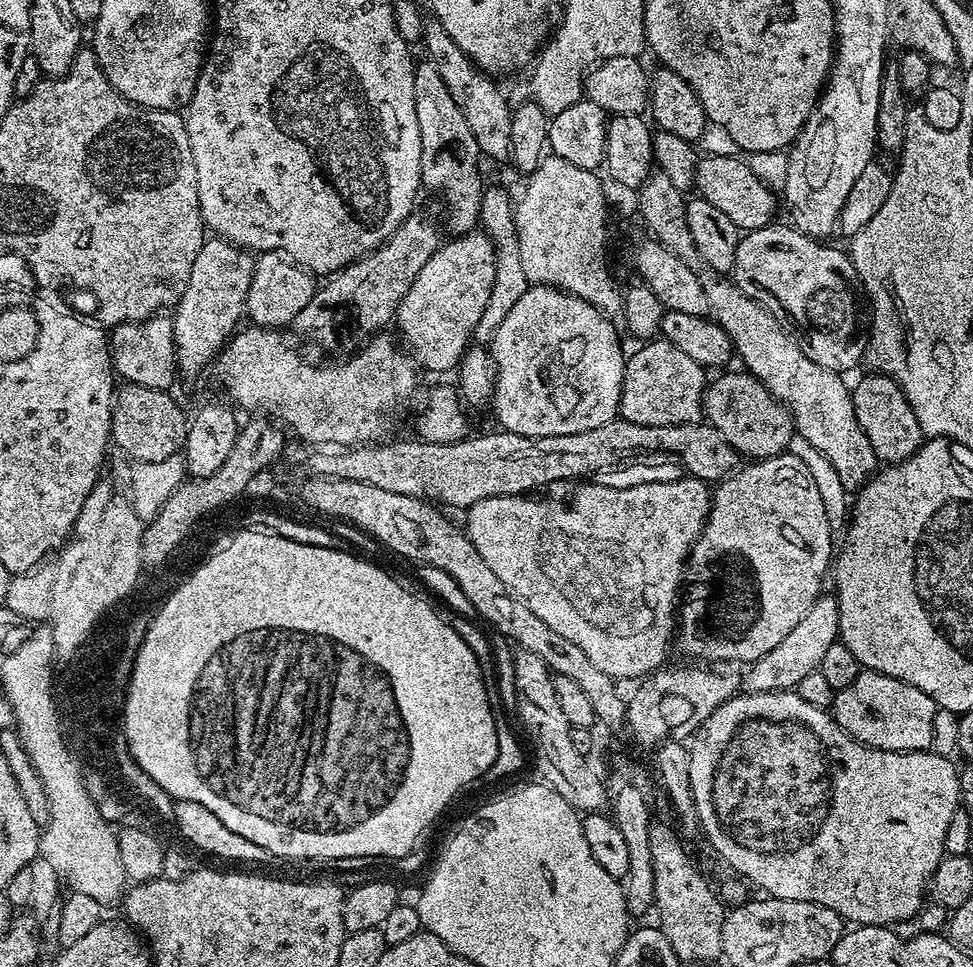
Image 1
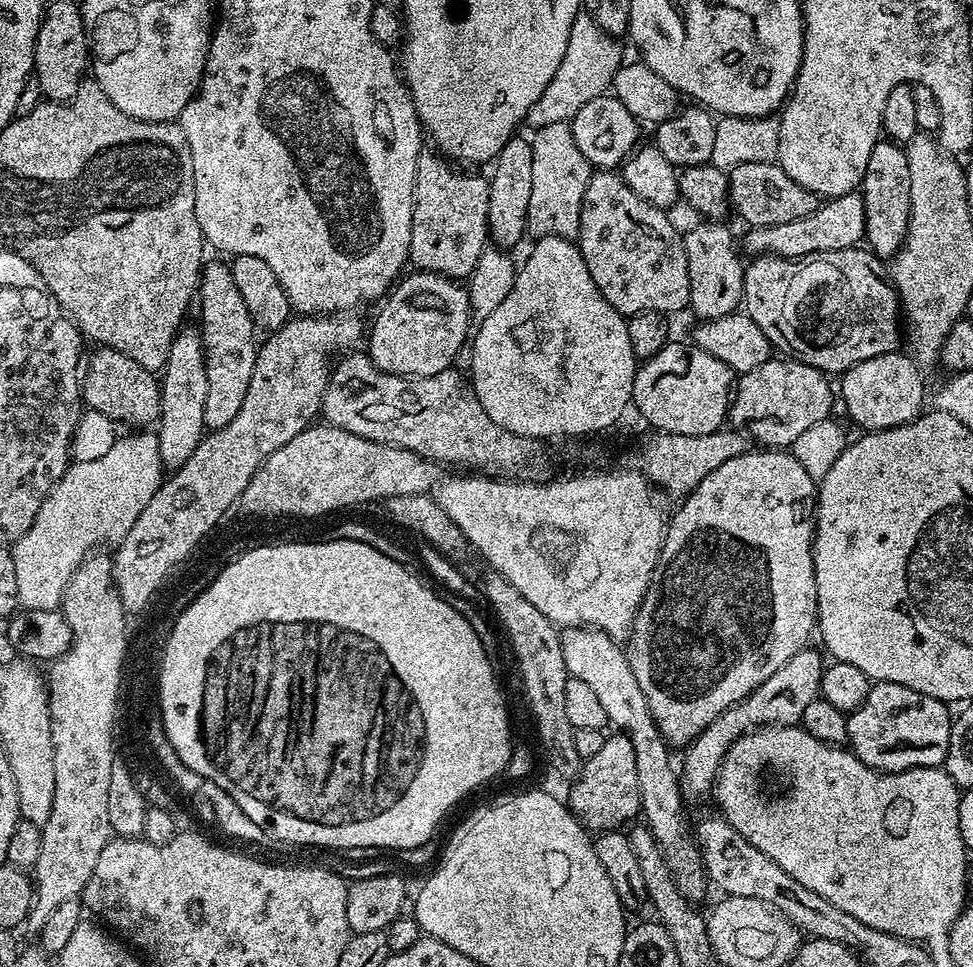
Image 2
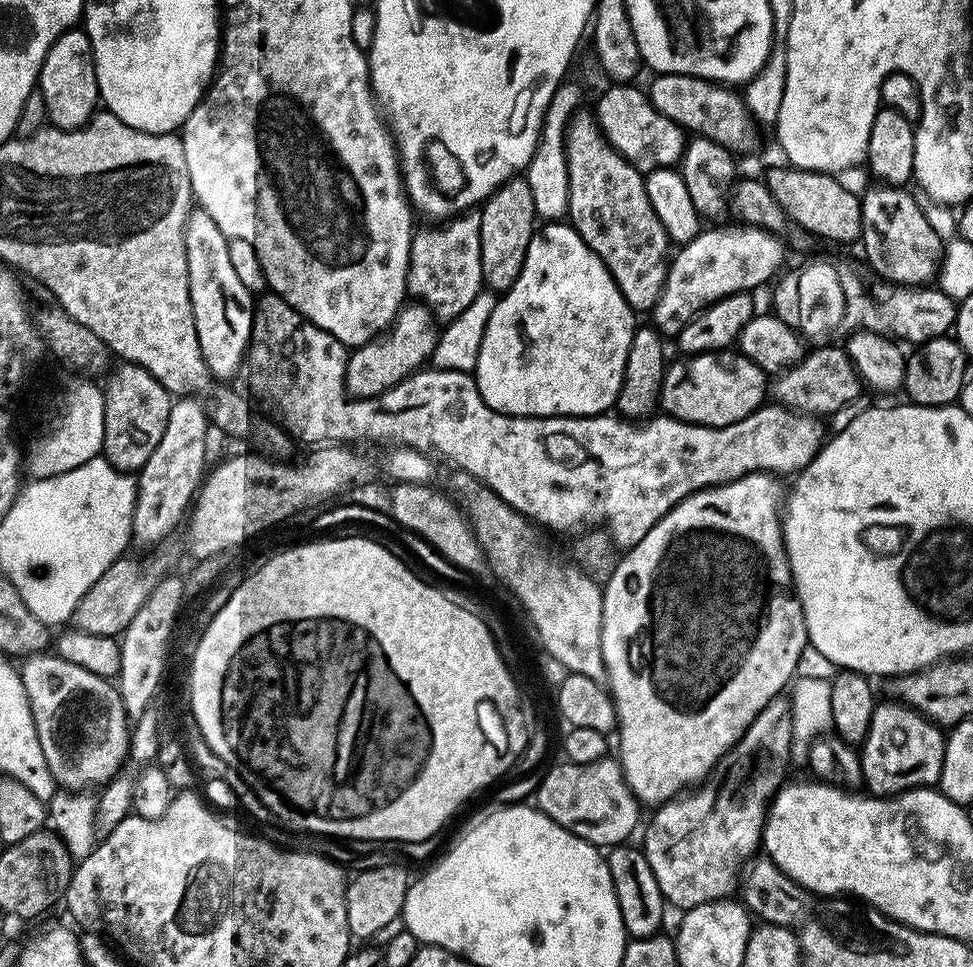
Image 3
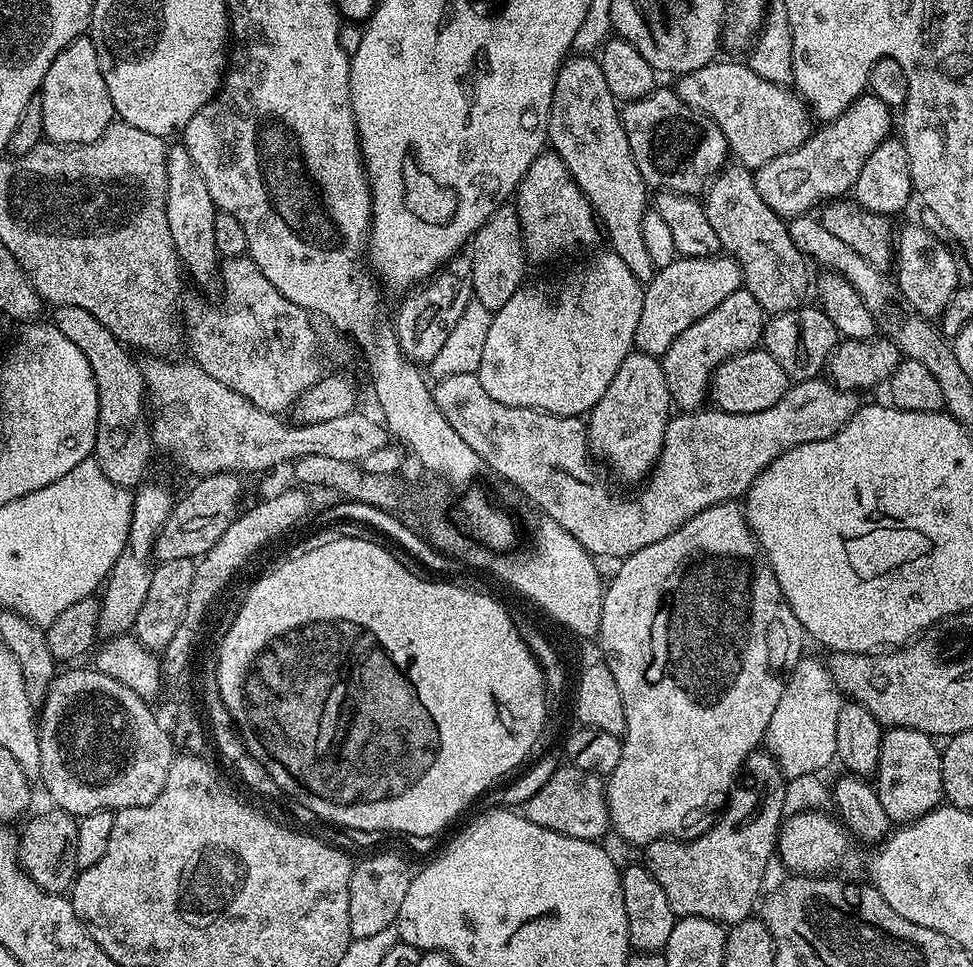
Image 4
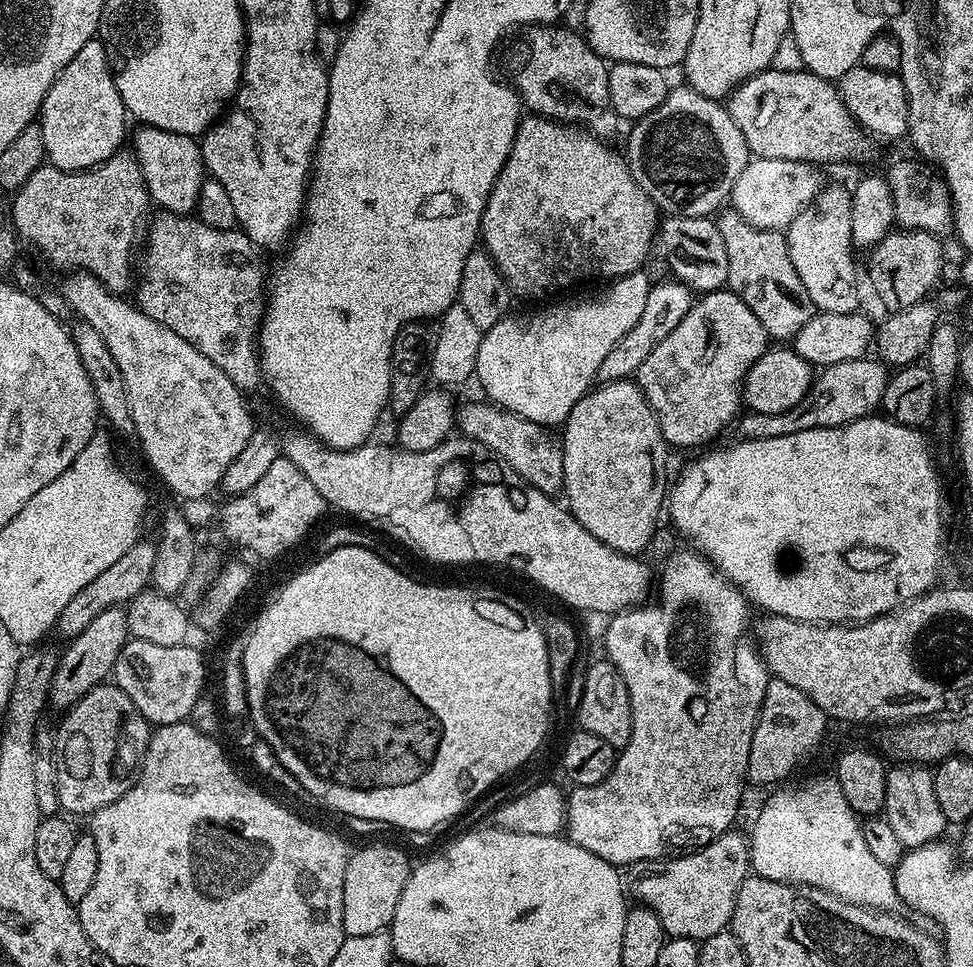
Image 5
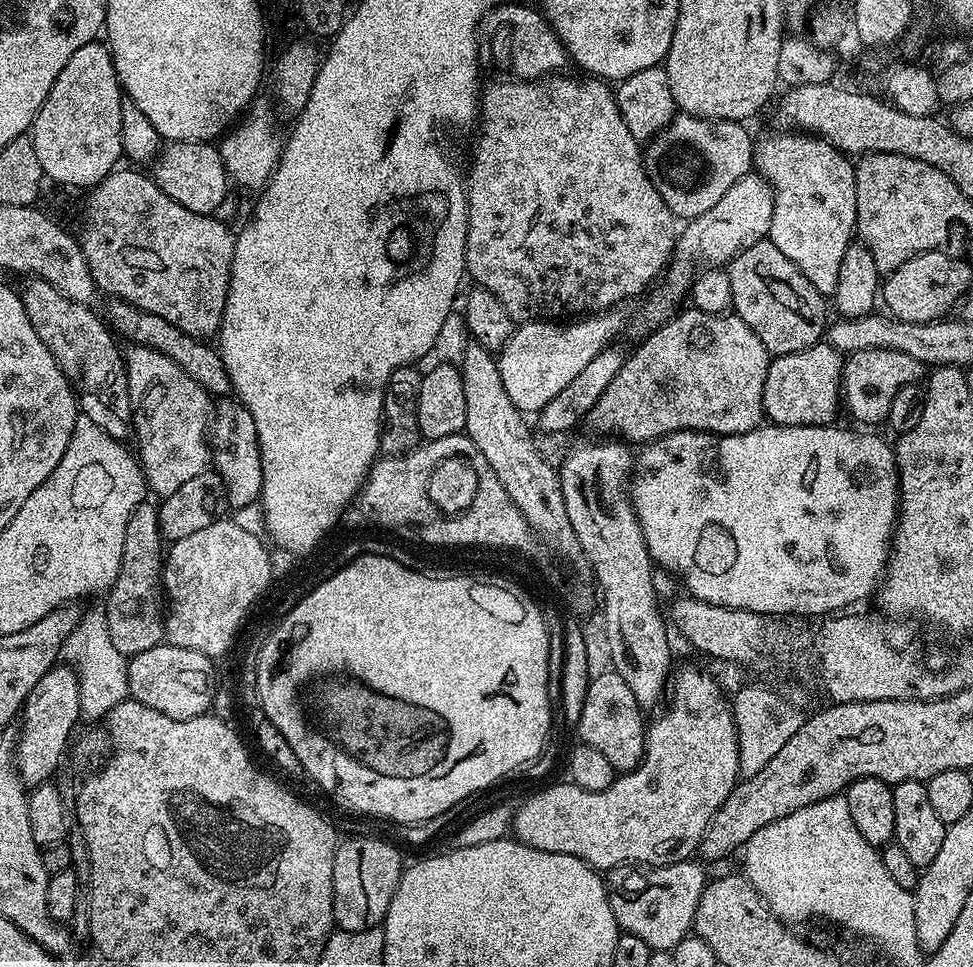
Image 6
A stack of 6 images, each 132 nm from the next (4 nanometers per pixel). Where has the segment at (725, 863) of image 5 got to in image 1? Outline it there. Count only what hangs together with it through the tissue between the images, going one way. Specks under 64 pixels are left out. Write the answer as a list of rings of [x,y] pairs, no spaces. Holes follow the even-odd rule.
[[[821,594],[817,596],[814,606],[810,606],[810,610],[806,610],[806,614],[798,621],[798,626],[794,626],[794,630],[790,630],[790,634],[786,634],[786,638],[782,638],[782,642],[778,642],[778,646],[770,650],[770,654],[755,660],[743,673],[743,691],[787,692],[795,689],[796,684],[806,678],[806,674],[819,669],[826,650],[830,650],[830,646],[838,642],[839,635],[840,615],[836,597],[832,594]]]

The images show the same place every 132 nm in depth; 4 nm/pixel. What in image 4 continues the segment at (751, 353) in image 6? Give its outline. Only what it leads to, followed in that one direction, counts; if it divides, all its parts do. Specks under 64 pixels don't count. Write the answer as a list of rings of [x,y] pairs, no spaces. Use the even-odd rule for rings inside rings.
[[[741,287],[730,298],[725,298],[719,306],[714,306],[706,318],[698,318],[690,330],[682,330],[678,338],[666,350],[662,357],[666,386],[672,395],[673,405],[681,413],[694,412],[701,407],[703,400],[710,396],[712,375],[730,358],[743,352],[751,352],[761,343],[764,335],[766,313],[758,298],[750,294],[748,289]]]

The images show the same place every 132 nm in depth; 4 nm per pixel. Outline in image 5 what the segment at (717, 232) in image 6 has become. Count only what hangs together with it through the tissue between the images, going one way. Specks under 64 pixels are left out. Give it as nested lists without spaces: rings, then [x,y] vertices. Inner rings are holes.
[[[782,158],[749,159],[746,170],[738,174],[738,182],[732,187],[731,207],[750,226],[771,232],[786,230],[819,194],[822,181],[816,172],[819,171],[813,165],[795,164]]]

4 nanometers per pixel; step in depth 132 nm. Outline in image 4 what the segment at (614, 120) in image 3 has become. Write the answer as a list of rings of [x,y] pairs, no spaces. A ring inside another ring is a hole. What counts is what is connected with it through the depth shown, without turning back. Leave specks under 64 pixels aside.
[[[657,87],[656,91],[651,92],[646,98],[625,103],[622,119],[630,150],[634,154],[634,162],[638,162],[638,170],[649,189],[699,197],[707,189],[712,177],[725,167],[729,159],[728,143],[722,130],[718,130],[718,126],[709,116],[686,106],[671,87]]]

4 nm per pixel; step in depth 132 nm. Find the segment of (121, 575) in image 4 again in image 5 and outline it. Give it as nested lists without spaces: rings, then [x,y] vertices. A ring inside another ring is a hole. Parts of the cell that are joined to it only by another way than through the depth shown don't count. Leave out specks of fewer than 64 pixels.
[[[123,607],[107,608],[82,630],[82,634],[71,637],[65,652],[59,653],[60,664],[52,679],[51,703],[57,704],[60,710],[67,710],[83,698],[88,691],[105,683],[112,675],[114,662],[118,662],[118,654],[122,646],[128,643],[130,635],[127,628],[127,614]]]

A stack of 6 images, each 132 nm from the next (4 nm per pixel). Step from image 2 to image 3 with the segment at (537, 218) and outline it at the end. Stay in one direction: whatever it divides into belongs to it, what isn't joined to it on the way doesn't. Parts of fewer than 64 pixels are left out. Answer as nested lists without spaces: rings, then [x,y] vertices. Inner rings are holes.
[[[571,82],[561,84],[560,89],[550,98],[548,109],[544,112],[544,125],[540,131],[540,141],[534,150],[534,158],[526,169],[526,179],[530,194],[534,194],[534,210],[544,222],[560,222],[568,215],[570,198],[570,178],[568,177],[568,158],[566,156],[566,138],[568,123],[576,115],[580,104],[580,88]]]

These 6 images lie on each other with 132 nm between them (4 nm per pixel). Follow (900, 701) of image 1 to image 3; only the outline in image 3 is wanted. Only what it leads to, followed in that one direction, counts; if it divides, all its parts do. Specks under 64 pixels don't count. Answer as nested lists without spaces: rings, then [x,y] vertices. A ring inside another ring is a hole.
[[[877,703],[870,718],[870,730],[858,748],[867,791],[887,798],[908,788],[939,785],[946,739],[941,725],[907,704],[888,703],[892,704]]]

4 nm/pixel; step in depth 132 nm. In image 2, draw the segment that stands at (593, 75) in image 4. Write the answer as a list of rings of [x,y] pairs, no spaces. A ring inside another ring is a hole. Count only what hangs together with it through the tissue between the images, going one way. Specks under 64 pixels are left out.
[[[612,170],[593,171],[582,202],[578,247],[586,262],[586,270],[590,270],[590,278],[594,278],[594,286],[602,290],[602,298],[606,298],[606,302],[626,318],[637,316],[639,312],[669,314],[688,308],[690,274],[684,238],[681,229],[672,225],[668,215],[665,209],[655,208],[650,202],[638,198],[623,175]]]

